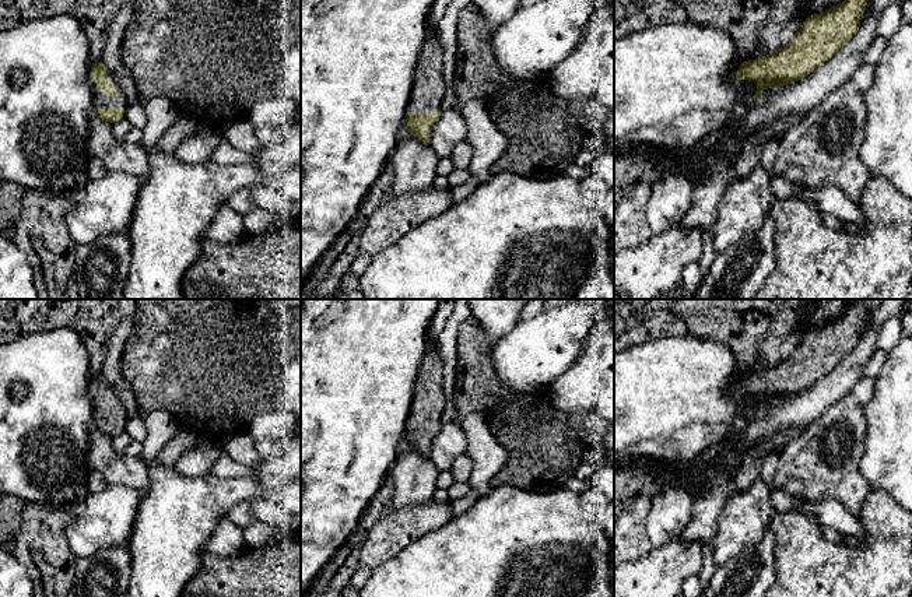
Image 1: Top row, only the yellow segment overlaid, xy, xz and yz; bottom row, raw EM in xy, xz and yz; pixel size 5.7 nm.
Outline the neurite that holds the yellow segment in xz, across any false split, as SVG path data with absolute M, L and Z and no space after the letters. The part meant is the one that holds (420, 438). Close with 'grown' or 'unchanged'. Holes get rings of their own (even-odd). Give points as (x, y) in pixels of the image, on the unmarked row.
M428 340L427 352L414 384L404 433L404 442L425 459L429 456L434 436L441 429L443 407L442 359L435 341Z; grown

